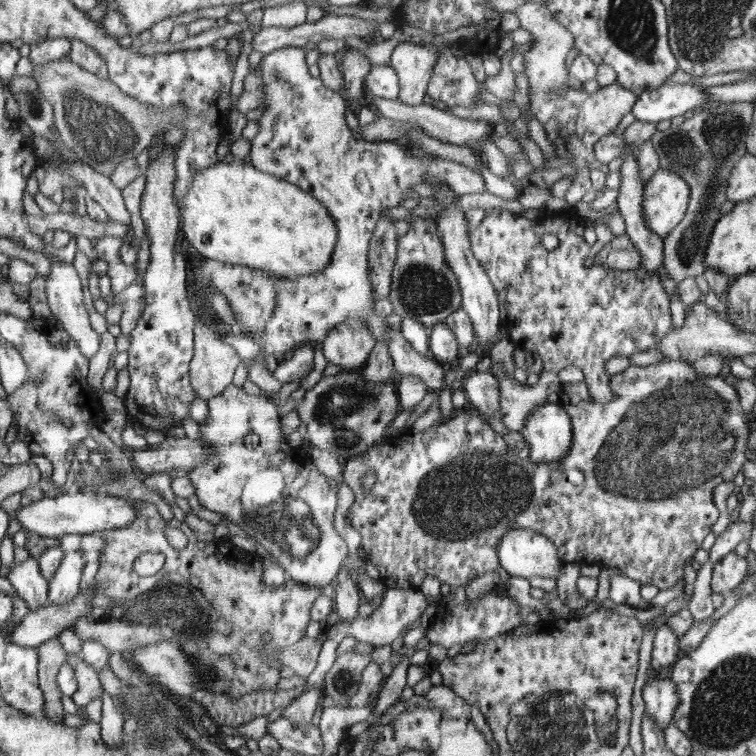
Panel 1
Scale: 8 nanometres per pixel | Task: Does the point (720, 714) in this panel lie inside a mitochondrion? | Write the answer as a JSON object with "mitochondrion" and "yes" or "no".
{"mitochondrion":"yes"}

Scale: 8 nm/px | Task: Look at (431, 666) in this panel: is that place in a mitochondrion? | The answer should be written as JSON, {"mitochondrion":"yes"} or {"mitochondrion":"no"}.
{"mitochondrion":"no"}

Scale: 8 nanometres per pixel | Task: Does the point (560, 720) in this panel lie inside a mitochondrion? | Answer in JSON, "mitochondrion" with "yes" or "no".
{"mitochondrion":"yes"}

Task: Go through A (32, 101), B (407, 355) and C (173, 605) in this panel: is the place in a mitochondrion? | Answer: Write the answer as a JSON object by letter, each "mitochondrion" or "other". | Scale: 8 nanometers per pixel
{"A":"mitochondrion","B":"other","C":"mitochondrion"}

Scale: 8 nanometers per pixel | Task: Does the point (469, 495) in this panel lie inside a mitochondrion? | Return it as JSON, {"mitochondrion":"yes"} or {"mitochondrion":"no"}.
{"mitochondrion":"yes"}

